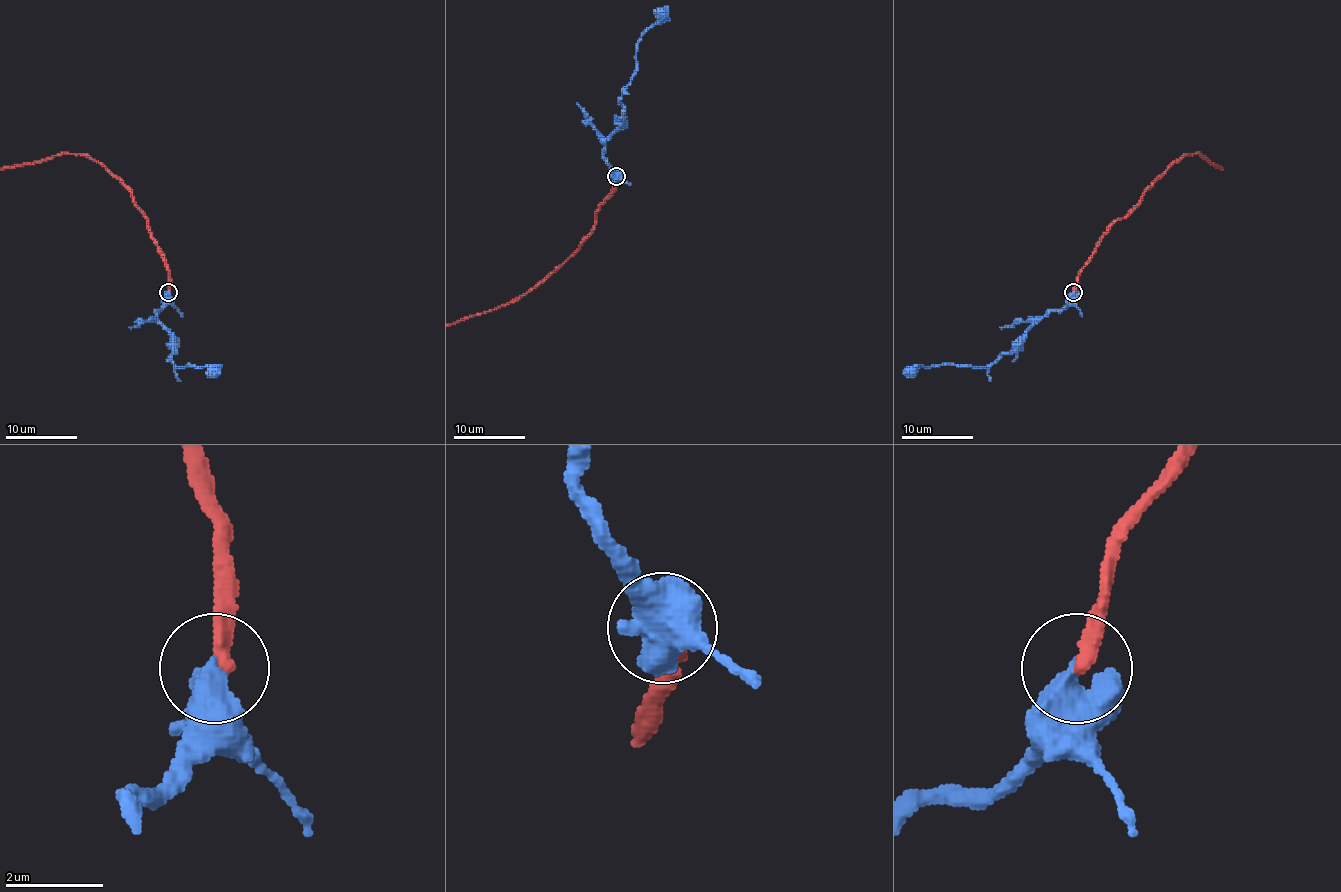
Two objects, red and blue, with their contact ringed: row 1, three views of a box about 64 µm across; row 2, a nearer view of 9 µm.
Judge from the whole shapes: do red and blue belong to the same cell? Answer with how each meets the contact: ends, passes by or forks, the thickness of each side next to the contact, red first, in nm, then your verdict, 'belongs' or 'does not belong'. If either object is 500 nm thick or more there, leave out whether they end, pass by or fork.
320/550 nm | belongs

